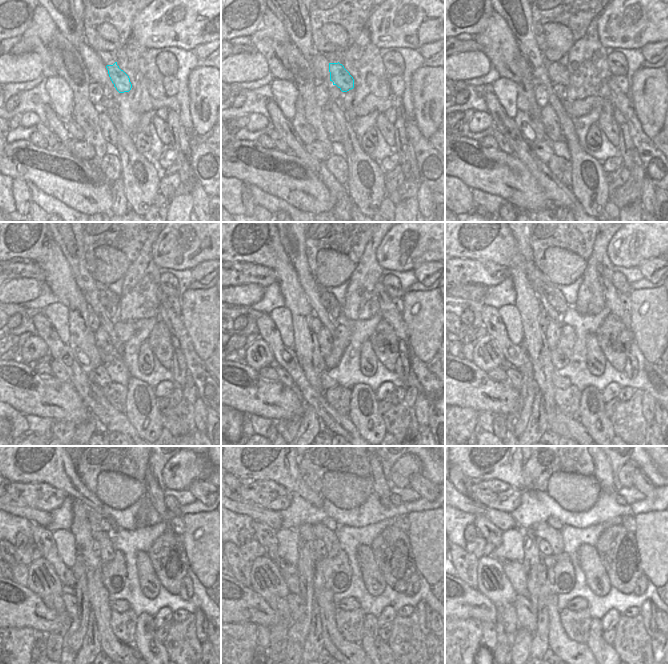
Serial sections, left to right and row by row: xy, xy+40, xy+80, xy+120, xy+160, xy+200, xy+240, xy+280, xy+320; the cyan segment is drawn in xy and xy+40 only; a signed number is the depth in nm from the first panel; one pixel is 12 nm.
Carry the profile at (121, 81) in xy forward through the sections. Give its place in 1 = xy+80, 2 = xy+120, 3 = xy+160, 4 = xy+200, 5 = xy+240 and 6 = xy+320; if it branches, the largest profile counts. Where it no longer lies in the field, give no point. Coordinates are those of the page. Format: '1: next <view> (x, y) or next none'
1: next xy+80 (558, 74)
2: next xy+120 (107, 297)
3: next xy+160 (327, 298)
4: next xy+200 (552, 299)
5: next xy+240 (105, 524)
6: next xy+320 (553, 521)

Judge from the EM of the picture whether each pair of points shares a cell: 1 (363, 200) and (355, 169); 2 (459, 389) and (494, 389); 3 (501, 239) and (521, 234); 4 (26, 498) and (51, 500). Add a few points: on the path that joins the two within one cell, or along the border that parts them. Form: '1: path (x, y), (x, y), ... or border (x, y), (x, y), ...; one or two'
1: path (363, 192), (363, 184), (358, 177); one
2: path (468, 389), (485, 389); one
3: border (510, 232), (515, 240), (517, 250), (524, 256); two
4: path (32, 498), (45, 501); one

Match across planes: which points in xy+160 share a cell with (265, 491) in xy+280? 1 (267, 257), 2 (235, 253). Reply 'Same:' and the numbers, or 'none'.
Same: none

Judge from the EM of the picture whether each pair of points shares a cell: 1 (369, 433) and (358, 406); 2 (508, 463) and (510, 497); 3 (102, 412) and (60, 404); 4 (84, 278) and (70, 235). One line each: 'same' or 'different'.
1: same
2: different
3: different
4: same

